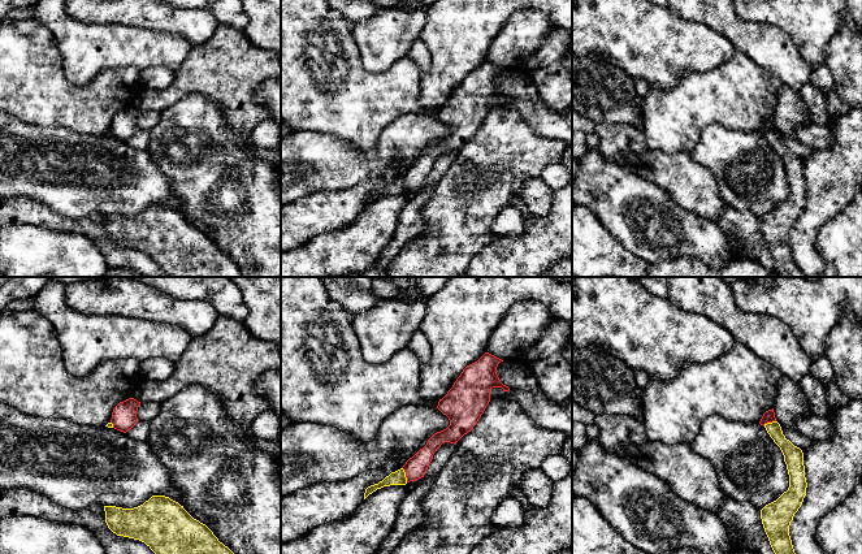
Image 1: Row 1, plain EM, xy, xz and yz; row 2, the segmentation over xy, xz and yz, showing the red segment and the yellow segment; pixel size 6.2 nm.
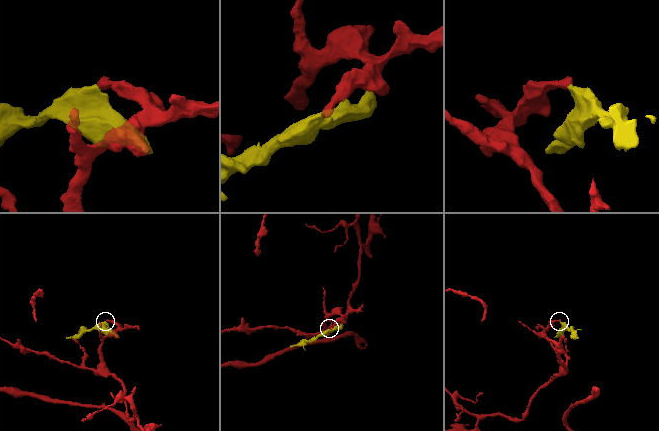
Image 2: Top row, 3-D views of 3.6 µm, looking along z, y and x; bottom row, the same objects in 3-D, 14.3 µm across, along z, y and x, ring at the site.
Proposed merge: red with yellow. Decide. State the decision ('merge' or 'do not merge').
do not merge

